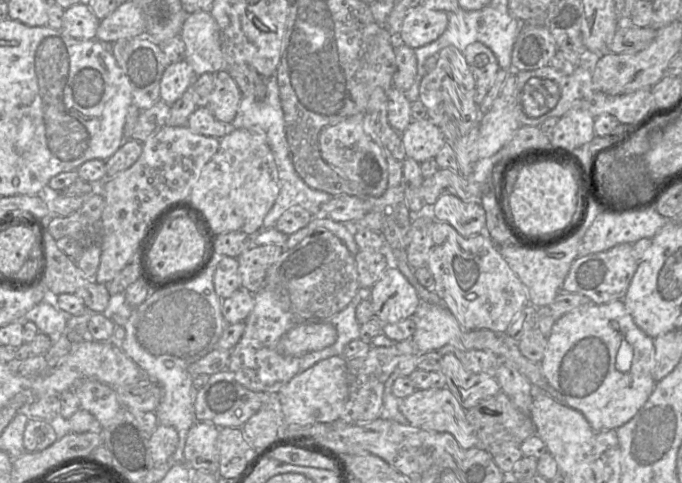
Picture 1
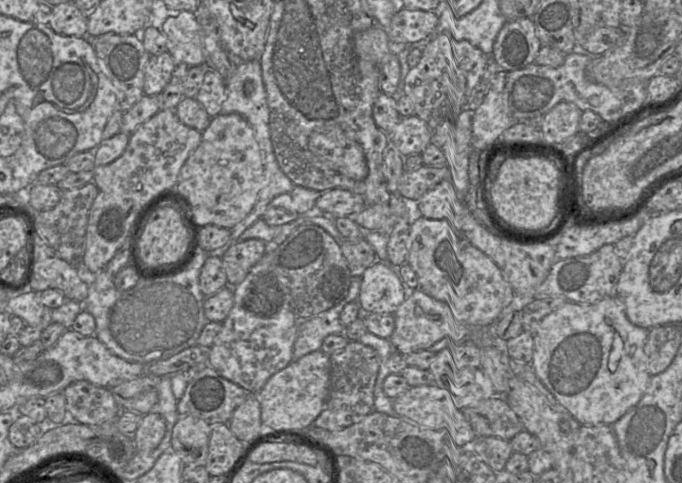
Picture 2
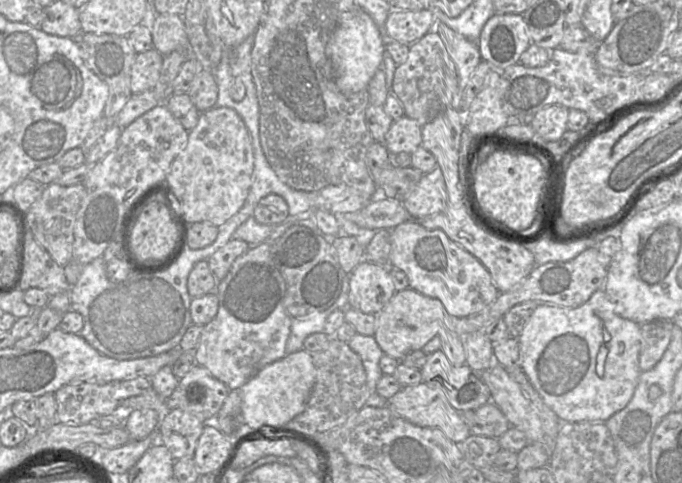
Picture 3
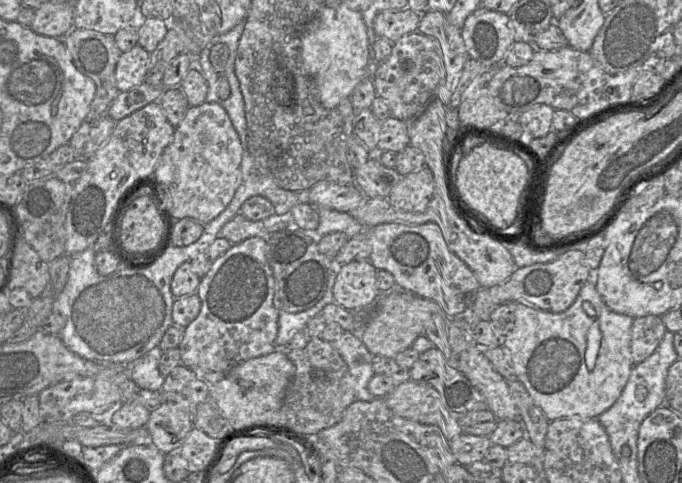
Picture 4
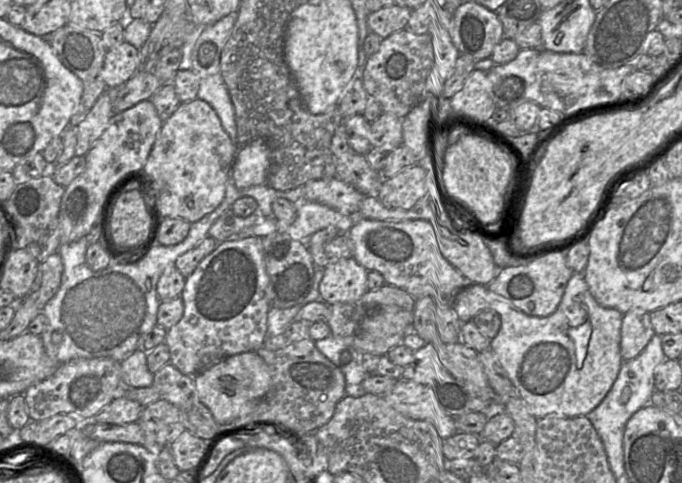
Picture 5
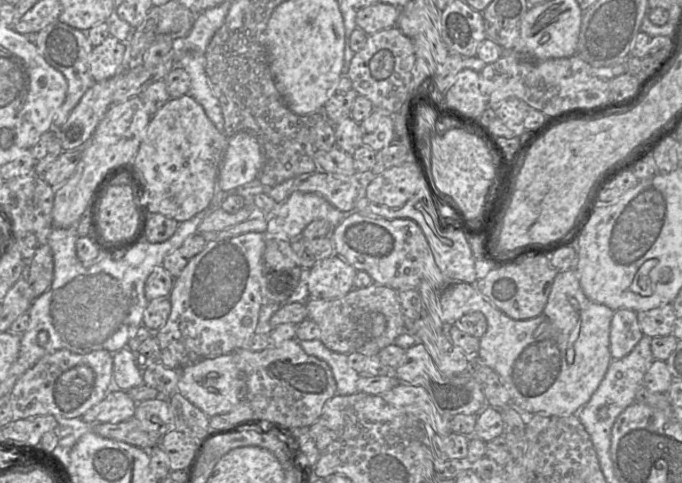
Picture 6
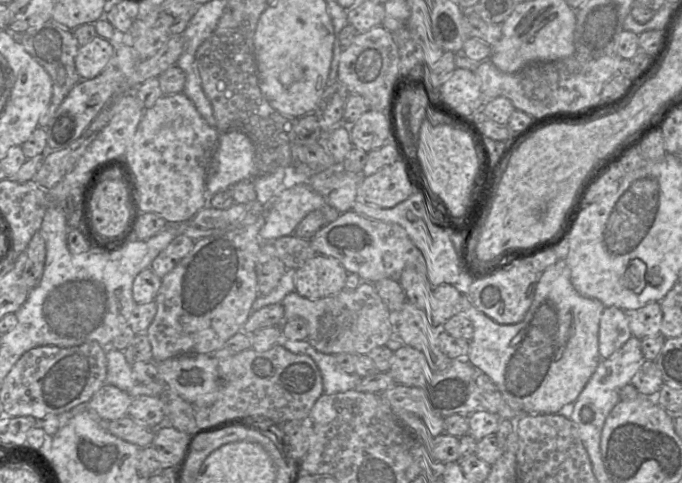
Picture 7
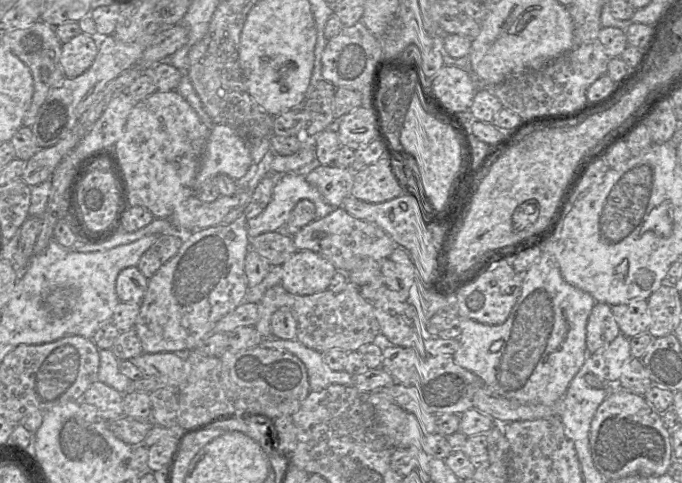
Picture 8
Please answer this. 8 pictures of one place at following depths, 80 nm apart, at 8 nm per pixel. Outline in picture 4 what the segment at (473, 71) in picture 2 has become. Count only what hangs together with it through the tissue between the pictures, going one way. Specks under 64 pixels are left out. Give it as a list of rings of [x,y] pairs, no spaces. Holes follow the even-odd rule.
[[[435,10],[421,14],[417,32],[434,37],[441,45],[446,78],[436,89],[435,97],[451,107],[454,89],[469,59],[460,29],[448,21],[446,14]]]

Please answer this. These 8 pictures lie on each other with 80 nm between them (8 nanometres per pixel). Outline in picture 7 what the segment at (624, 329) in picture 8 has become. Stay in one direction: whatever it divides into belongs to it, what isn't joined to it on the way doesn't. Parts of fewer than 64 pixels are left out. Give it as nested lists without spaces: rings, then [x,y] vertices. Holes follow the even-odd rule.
[[[649,303],[635,310],[623,310],[628,322],[632,337],[643,339],[660,335],[662,310],[659,303]]]

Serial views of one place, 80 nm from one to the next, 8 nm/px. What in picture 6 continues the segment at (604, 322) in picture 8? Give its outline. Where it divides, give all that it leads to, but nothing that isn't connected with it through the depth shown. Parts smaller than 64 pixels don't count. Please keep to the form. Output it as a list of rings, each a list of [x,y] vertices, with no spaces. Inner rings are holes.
[[[614,311],[610,325],[610,353],[614,360],[628,355],[643,336],[635,311]]]

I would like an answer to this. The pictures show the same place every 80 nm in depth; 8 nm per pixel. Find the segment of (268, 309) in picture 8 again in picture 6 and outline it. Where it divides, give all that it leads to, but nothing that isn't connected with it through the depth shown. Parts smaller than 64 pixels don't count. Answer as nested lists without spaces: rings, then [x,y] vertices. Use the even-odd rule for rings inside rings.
[[[378,284],[361,289],[353,289],[345,296],[334,300],[306,299],[308,319],[320,329],[319,339],[329,350],[339,354],[361,353],[367,357],[377,355],[383,348],[394,344],[396,338],[405,331],[405,321],[399,301],[398,291]]]

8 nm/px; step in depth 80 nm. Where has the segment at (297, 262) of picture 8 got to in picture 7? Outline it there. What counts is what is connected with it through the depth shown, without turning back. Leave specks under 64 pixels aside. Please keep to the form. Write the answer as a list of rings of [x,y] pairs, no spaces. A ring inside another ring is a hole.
[[[316,255],[293,270],[294,292],[310,300],[326,298],[344,290],[348,274],[335,258]]]

